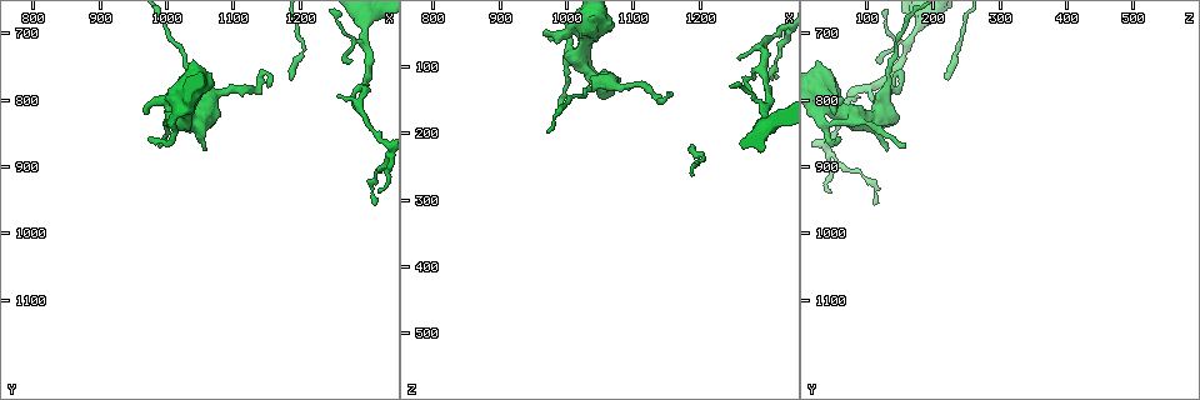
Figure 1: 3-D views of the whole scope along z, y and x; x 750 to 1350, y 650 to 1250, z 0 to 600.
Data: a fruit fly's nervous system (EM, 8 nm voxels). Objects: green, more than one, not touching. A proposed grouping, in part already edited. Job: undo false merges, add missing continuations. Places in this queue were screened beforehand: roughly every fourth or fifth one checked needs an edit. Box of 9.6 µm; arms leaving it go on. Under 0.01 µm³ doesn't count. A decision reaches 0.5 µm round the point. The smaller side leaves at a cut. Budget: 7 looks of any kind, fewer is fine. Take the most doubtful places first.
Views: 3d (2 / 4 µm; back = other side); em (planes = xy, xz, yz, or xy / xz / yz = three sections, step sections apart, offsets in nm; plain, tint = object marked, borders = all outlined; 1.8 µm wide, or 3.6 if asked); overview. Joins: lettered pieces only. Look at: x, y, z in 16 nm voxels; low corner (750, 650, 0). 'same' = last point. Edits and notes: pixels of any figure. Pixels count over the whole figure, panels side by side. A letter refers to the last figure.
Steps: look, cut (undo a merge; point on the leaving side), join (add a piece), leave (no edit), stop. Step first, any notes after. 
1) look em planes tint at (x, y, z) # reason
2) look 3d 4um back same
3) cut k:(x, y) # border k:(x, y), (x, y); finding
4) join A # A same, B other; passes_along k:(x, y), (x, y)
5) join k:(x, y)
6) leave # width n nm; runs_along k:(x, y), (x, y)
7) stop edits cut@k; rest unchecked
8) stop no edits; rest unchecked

look em planes tint at (970, 820, 50) # free end

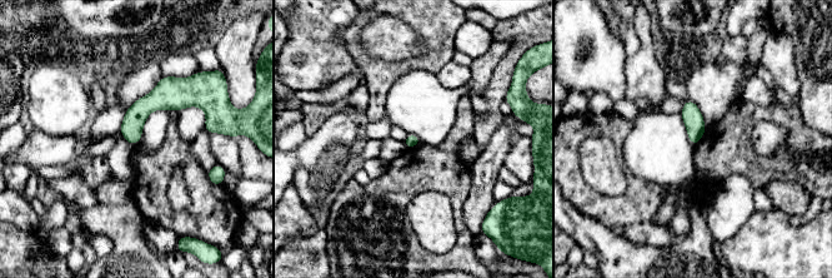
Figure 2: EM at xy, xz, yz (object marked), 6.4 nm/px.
look em planes borders same

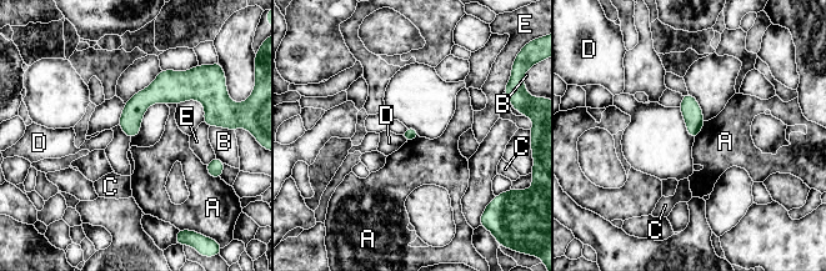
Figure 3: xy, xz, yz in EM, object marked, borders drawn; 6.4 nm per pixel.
leave # A other, B other, C other, D other, E other; border 3:(705, 121), (695, 139); none of them fits

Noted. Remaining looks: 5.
look 3d 2um at (1285, 815, 120) # thin end

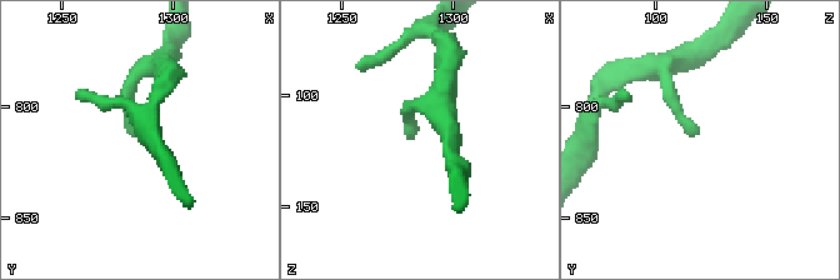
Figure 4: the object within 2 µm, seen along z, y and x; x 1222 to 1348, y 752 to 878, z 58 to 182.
look em 3.6um xz step 8 tint at (1282, 814, 119)

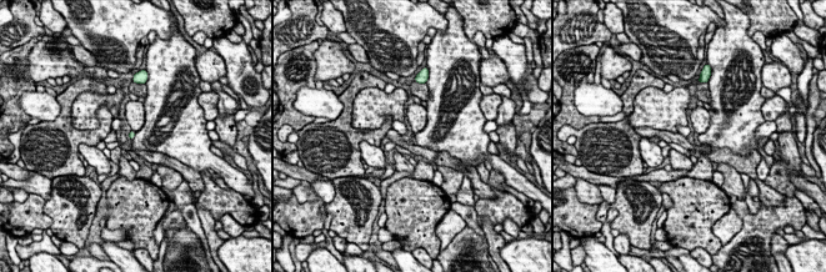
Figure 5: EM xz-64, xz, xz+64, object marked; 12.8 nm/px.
look em 3.6um planes borders same

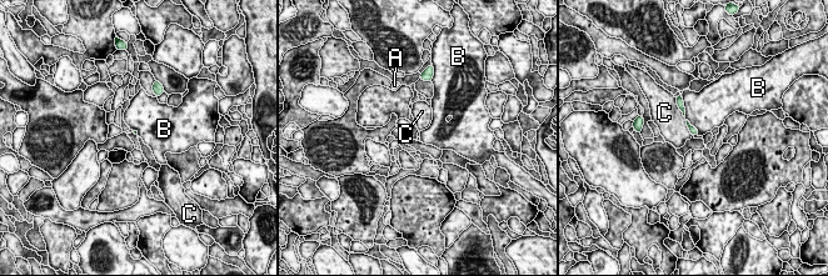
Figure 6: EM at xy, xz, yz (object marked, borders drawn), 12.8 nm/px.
leave # A other, B other, C other; border 6:(682, 96), (684, 116); no lettered piece goes on from it

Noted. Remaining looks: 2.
stop no edits; rest unchecked

